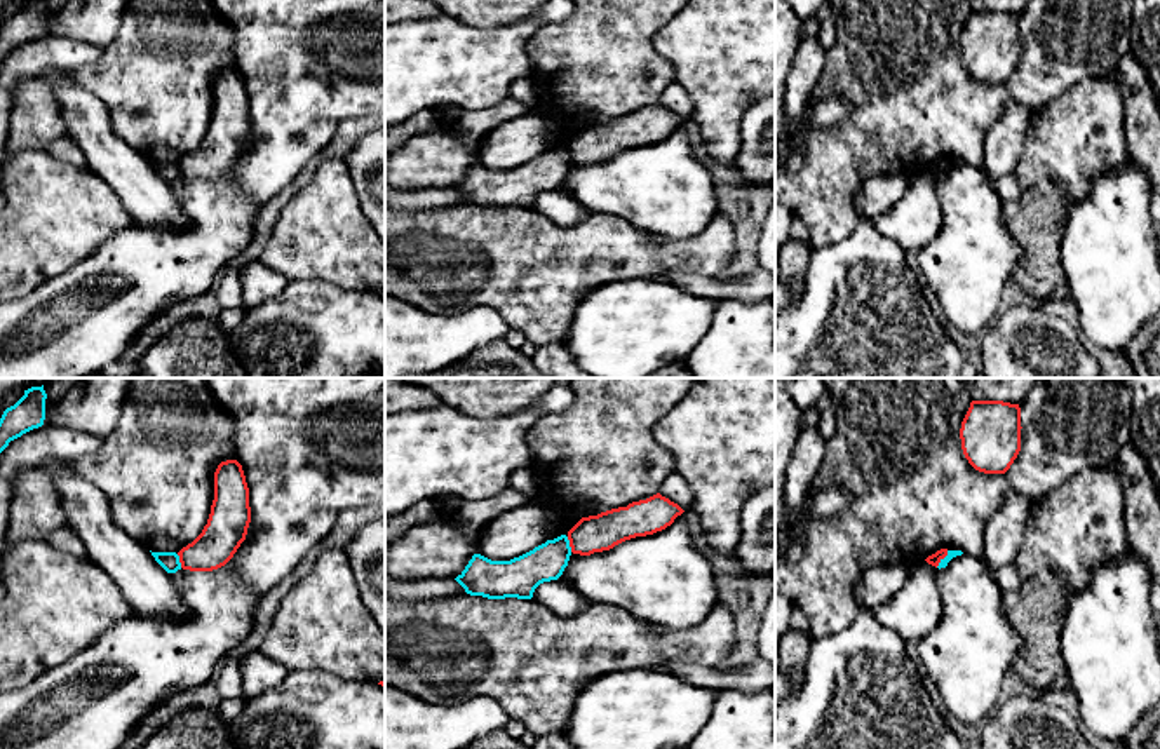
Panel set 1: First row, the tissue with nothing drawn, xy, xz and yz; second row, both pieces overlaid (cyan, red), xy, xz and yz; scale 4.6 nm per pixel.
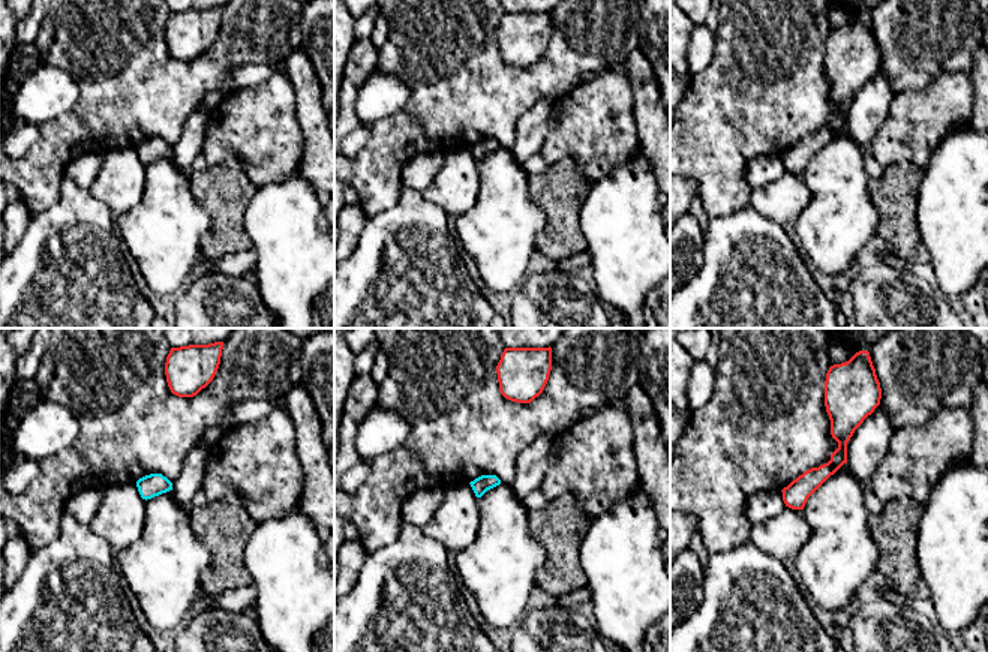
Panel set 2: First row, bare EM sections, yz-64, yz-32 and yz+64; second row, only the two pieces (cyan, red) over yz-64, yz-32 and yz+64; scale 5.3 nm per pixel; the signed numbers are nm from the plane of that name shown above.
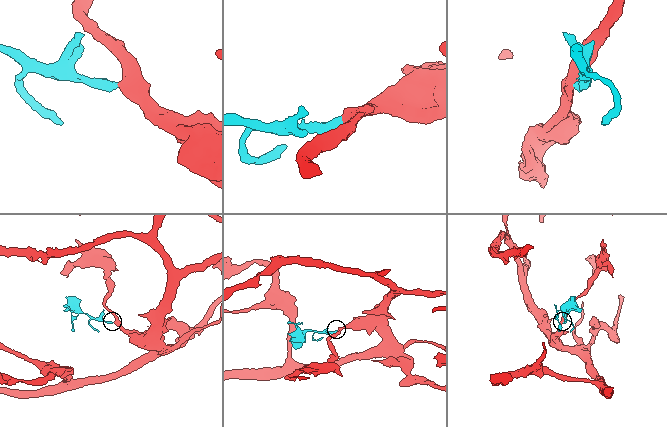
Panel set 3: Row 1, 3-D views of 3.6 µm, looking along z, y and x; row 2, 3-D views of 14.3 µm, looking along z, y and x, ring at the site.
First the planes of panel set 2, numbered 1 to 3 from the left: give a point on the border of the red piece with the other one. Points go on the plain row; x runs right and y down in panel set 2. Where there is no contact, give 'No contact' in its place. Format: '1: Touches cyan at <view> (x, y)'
1: No contact
2: No contact
3: No contact

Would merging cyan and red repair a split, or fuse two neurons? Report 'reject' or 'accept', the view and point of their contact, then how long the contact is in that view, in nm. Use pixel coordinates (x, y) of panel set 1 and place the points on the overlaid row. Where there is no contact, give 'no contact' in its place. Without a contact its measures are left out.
reject | yz (943, 560) | 100 nm

